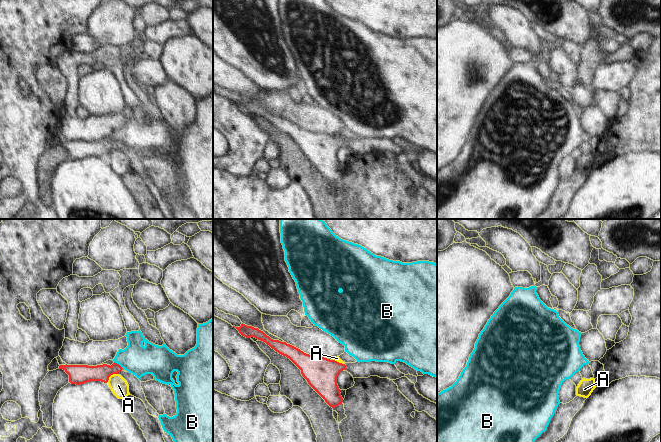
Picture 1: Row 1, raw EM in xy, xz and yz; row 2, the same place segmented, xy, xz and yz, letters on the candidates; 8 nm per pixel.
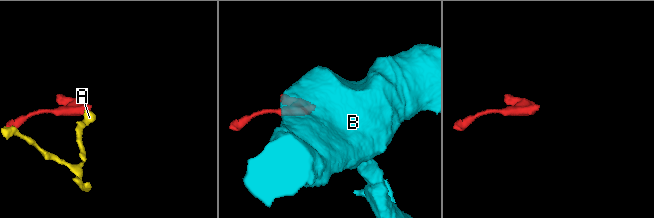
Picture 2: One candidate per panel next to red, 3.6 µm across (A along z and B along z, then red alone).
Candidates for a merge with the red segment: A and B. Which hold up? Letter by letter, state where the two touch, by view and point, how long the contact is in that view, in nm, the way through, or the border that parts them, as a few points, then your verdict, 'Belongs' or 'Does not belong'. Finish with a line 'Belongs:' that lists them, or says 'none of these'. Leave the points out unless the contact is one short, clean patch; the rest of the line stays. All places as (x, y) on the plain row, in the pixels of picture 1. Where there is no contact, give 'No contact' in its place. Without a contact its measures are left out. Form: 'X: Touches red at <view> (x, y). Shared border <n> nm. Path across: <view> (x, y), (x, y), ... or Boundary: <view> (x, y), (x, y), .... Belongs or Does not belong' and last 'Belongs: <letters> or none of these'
A: Touches red at xy (111, 150). Shared border 130 nm. Boundary: xy (118, 149), (113, 149), (106, 158). Does not belong
B: Touches red at xy (118, 140). Shared border 90 nm. Boundary: xy (114, 137), (122, 143). Does not belong
Belongs: none of these.

